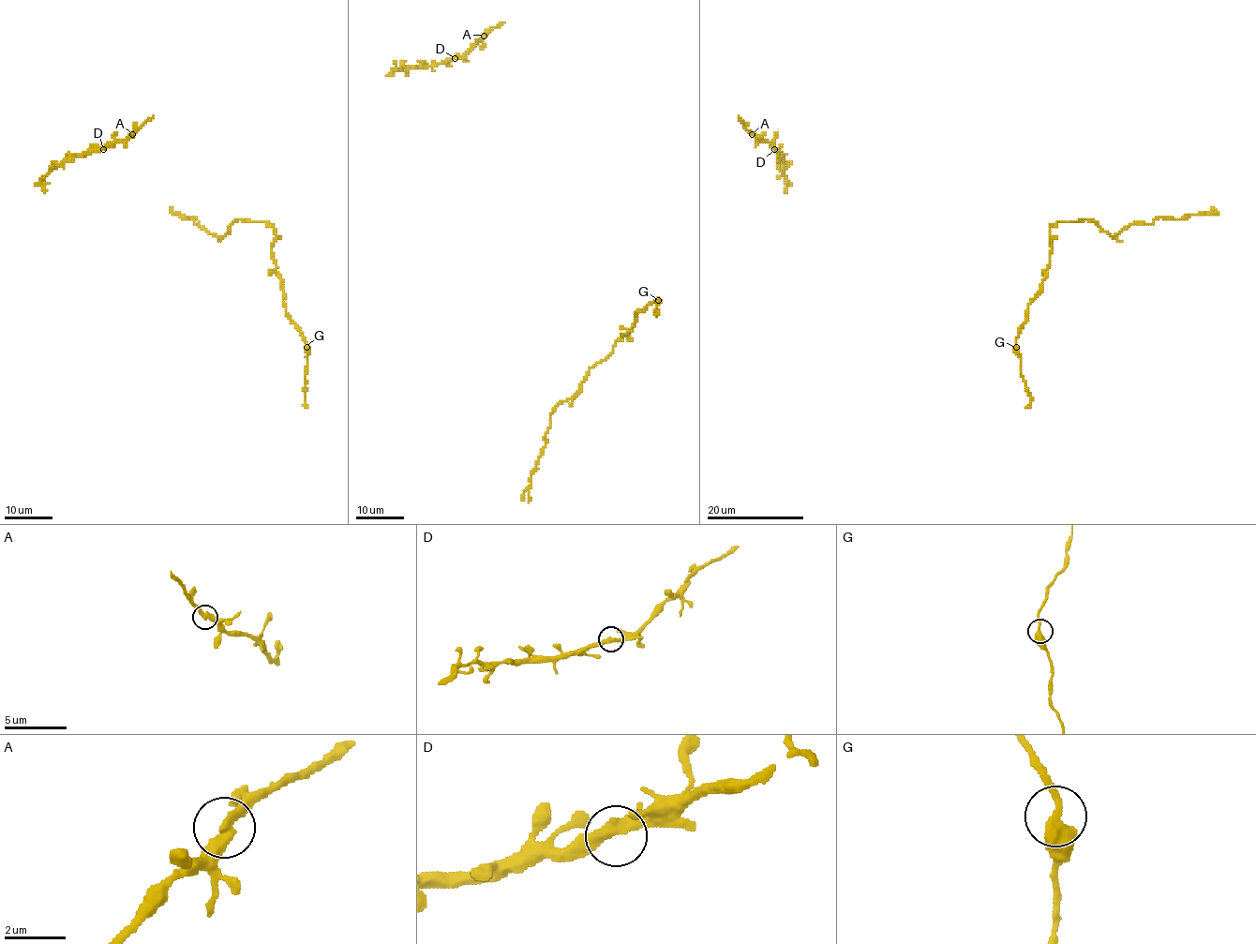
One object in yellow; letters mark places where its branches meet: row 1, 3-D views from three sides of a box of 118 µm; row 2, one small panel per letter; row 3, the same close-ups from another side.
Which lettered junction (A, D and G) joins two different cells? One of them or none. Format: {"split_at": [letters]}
{"split_at": []}

